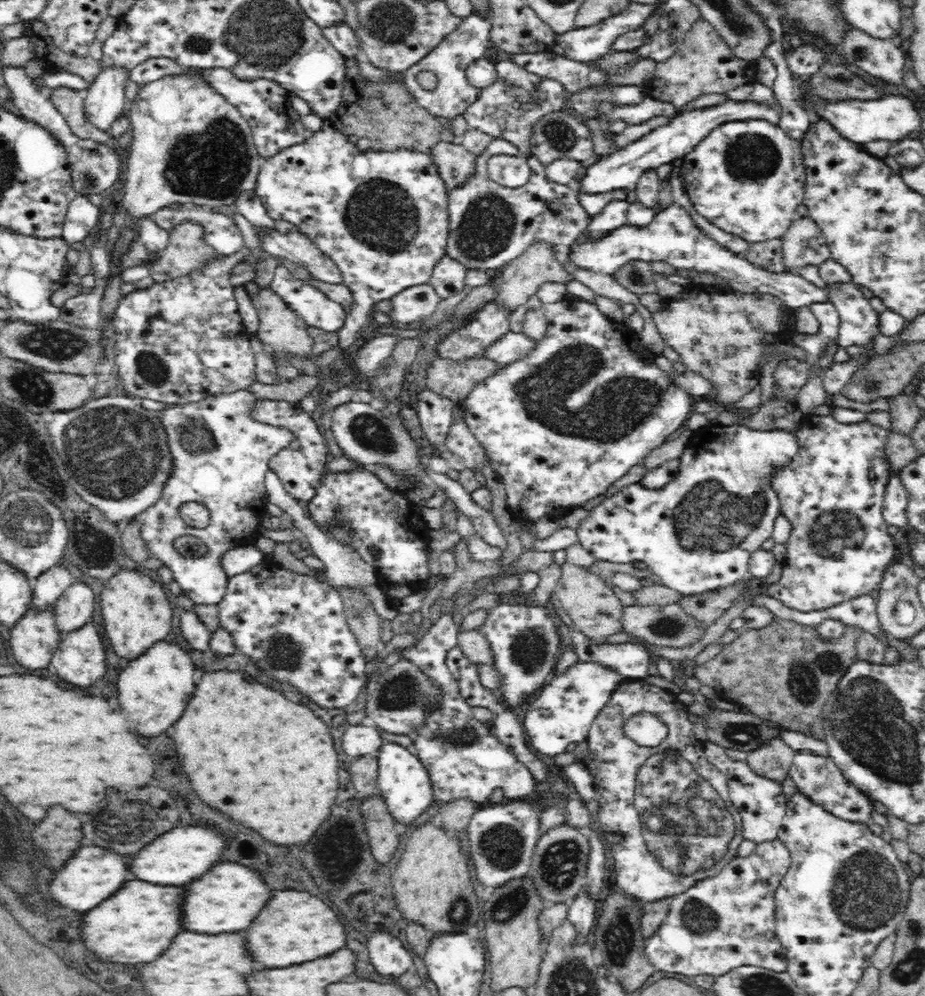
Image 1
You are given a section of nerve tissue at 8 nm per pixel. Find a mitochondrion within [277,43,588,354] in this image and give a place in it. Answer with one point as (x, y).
(384, 217)

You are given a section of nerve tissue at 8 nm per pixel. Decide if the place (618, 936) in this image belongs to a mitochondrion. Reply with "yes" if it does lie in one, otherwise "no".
yes

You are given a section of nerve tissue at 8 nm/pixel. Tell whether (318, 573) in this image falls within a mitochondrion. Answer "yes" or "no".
no

